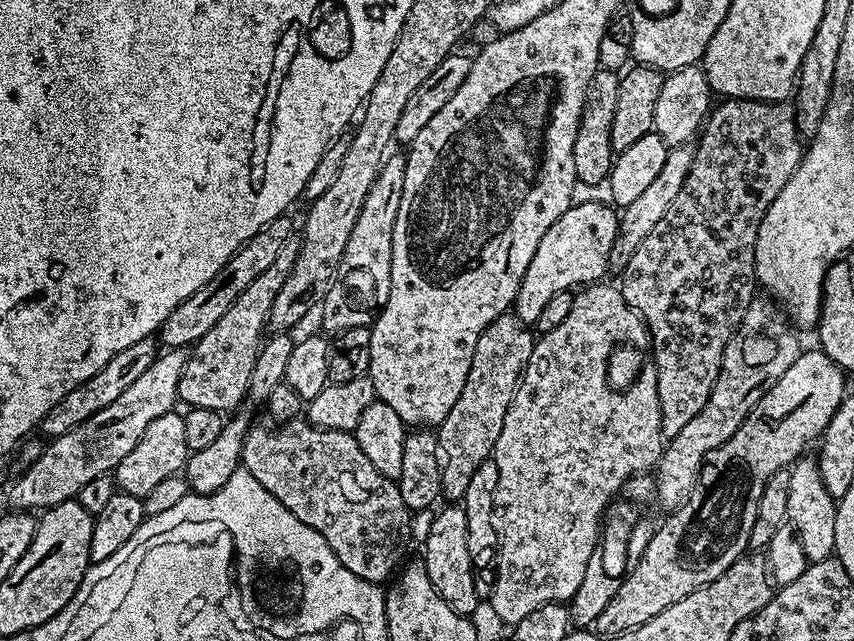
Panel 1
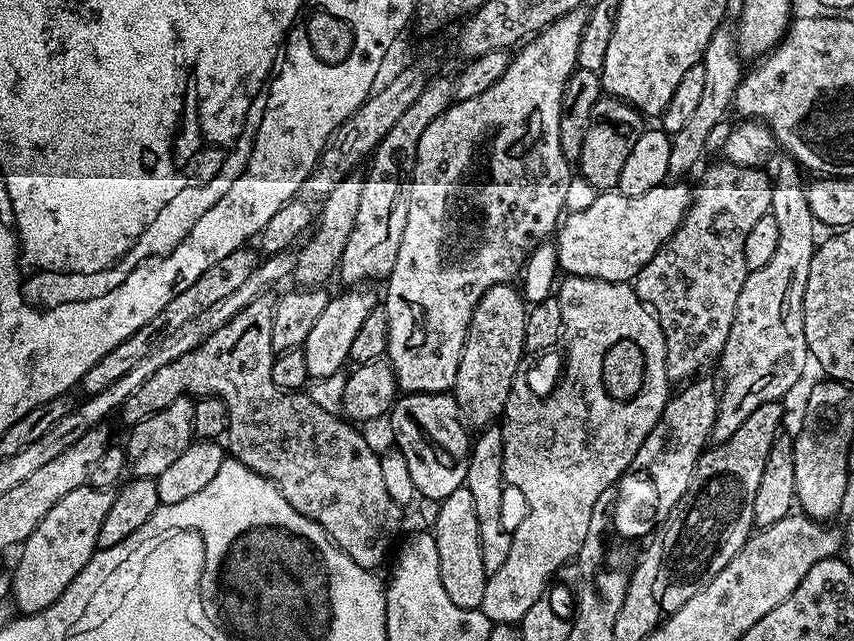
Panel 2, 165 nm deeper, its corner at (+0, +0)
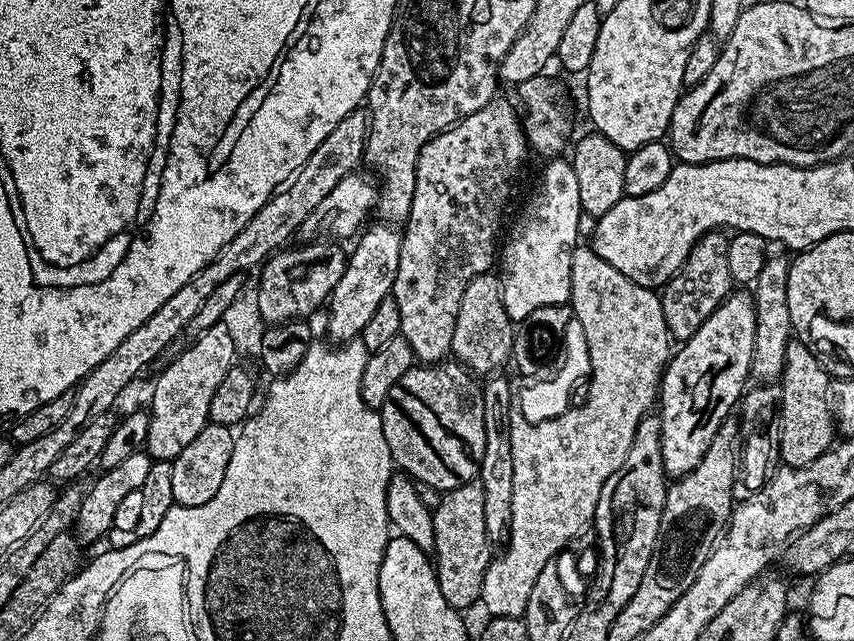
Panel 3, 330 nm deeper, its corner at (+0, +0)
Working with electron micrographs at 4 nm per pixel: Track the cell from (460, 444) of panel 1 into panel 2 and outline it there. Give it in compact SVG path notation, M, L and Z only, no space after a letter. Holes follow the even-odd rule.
M511 283L490 286L478 304L468 323L468 337L462 350L462 362L458 362L458 378L454 395L465 425L479 430L499 421L504 415L504 403L521 371L520 359L526 356L526 318L528 308L519 287Z

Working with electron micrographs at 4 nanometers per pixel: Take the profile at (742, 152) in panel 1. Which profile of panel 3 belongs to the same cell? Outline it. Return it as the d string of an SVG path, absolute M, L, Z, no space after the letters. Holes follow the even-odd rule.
M723 231L708 232L690 250L686 262L670 277L662 289L660 304L664 308L666 326L671 339L676 342L688 340L714 310L718 310L727 296L734 291L734 281L730 274L728 257L729 237Z

